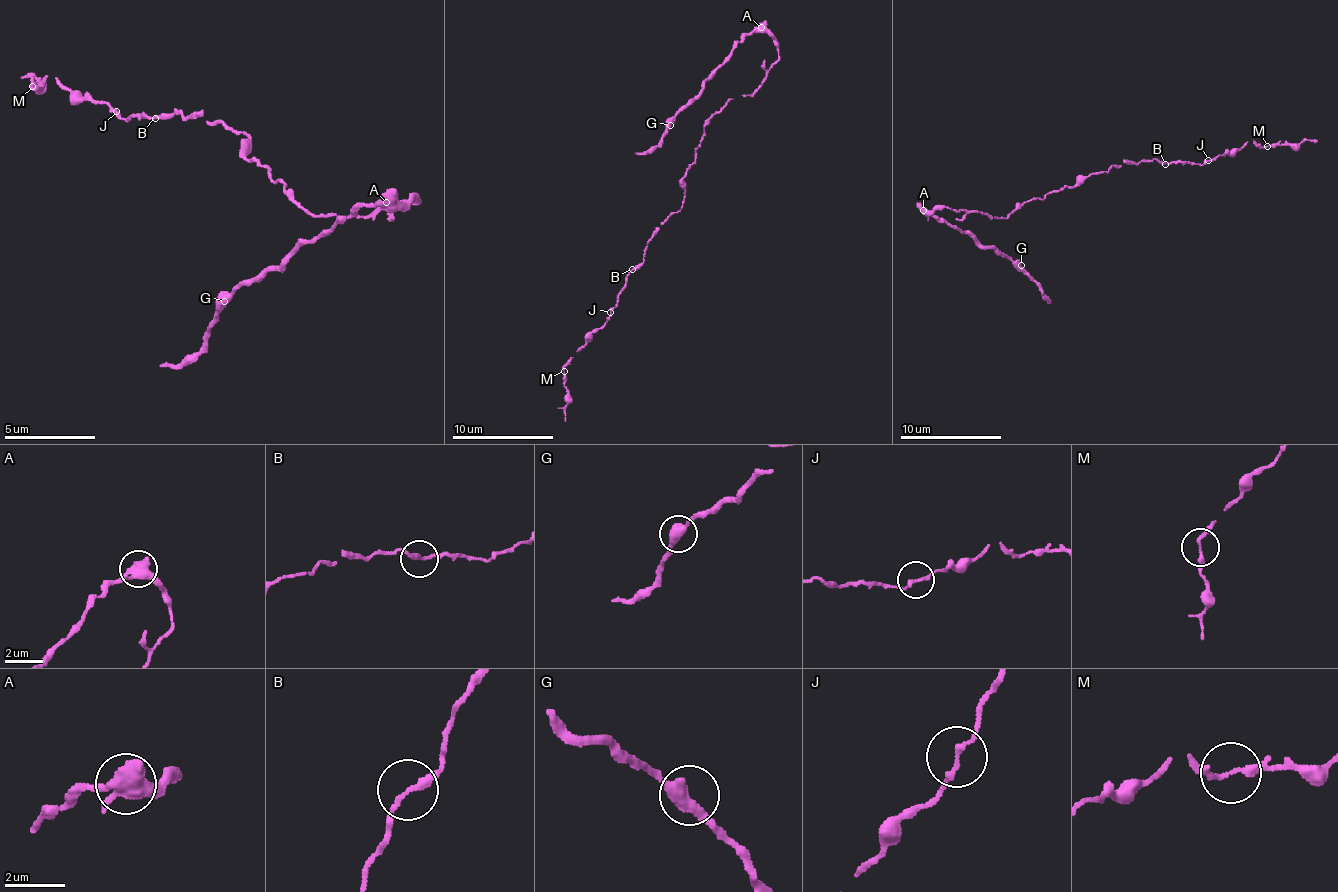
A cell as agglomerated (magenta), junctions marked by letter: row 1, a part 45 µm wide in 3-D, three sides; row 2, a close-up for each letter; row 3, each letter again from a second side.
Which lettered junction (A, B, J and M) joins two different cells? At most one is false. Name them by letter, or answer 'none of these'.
A

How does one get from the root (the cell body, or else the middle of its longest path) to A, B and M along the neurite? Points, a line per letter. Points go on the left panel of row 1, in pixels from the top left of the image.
A: (283, 183), (315, 215), (374, 215), (383, 206), (419, 201), (415, 197), (388, 201)
B: (283, 183), (247, 156), (247, 138), (233, 128), (174, 110), (156, 119)
M: (283, 183), (247, 156), (242, 133), (201, 115), (124, 119), (106, 101), (78, 101), (56, 78), (33, 88)

